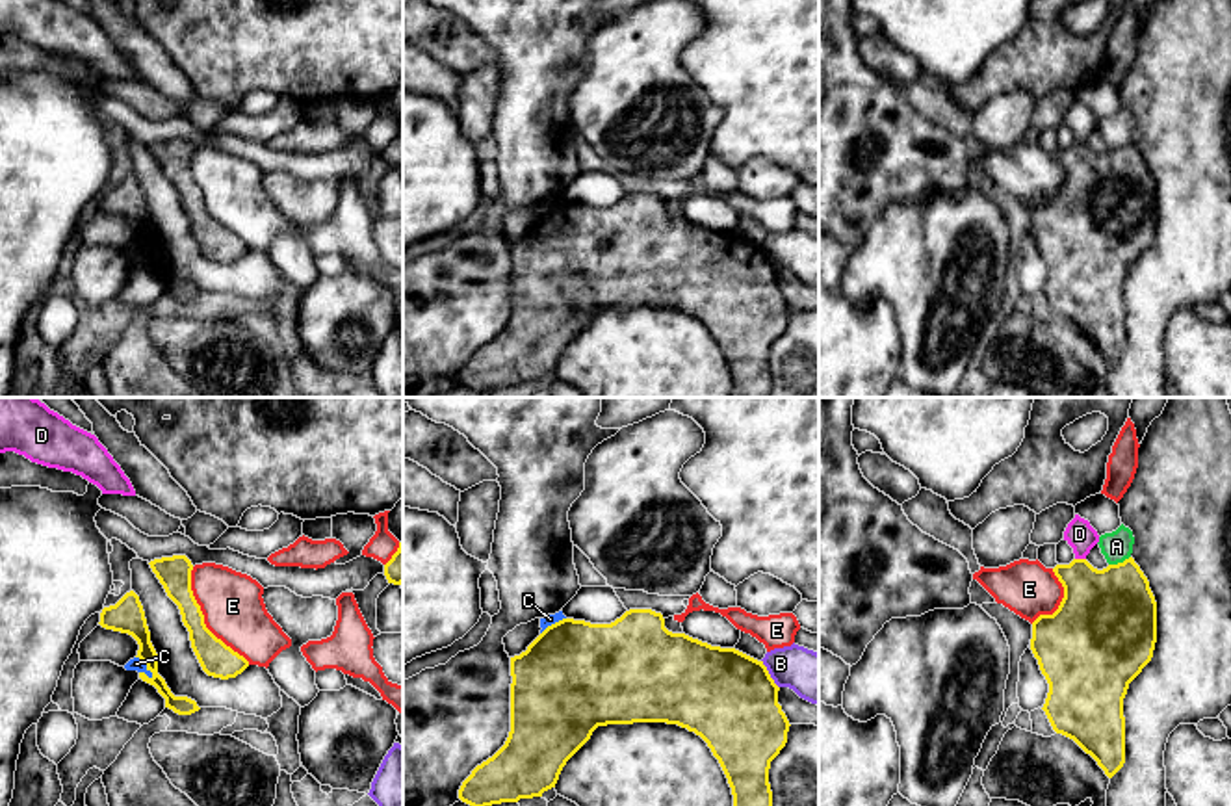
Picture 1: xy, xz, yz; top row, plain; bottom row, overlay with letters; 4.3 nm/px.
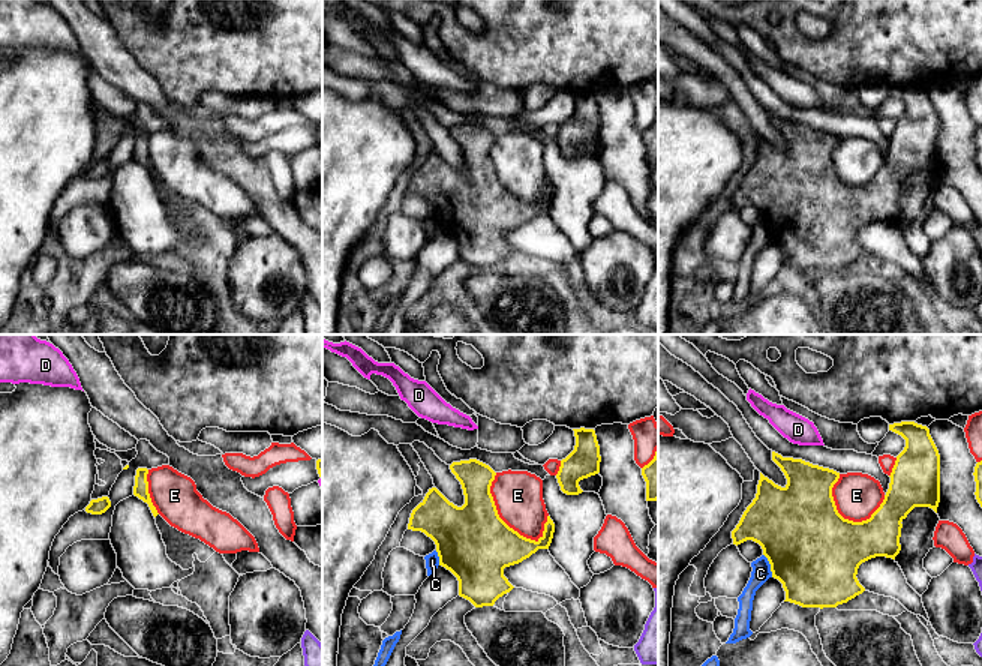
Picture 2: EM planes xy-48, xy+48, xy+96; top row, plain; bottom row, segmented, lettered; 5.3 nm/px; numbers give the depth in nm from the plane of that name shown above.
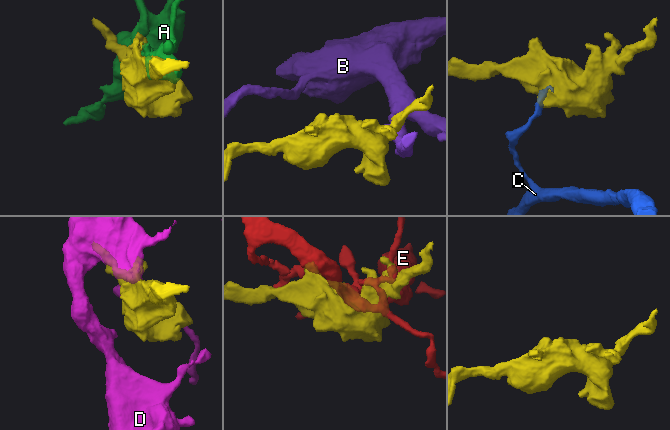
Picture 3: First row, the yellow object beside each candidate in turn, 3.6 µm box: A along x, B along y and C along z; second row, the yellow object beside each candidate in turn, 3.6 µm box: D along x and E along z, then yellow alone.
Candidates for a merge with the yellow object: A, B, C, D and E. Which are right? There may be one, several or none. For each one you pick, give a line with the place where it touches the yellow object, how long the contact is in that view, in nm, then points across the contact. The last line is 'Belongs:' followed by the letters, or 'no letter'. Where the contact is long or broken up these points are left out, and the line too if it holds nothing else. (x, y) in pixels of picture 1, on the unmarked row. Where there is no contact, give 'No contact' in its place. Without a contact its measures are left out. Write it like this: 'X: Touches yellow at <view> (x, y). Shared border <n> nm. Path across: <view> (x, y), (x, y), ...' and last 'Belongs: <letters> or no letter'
Belongs: no letter

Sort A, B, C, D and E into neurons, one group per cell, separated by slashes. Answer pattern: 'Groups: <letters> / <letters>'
Groups: A / B / C / D / E

